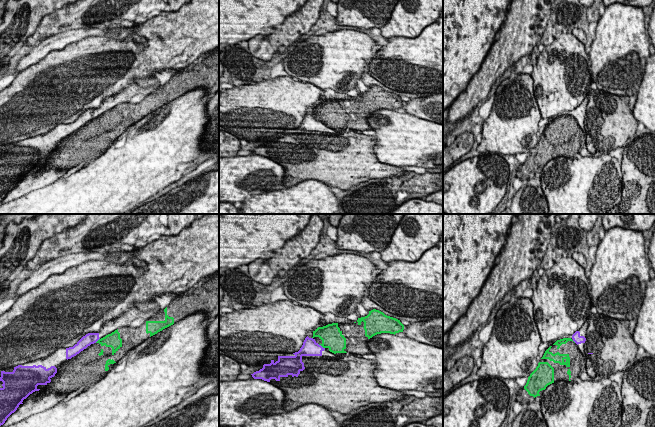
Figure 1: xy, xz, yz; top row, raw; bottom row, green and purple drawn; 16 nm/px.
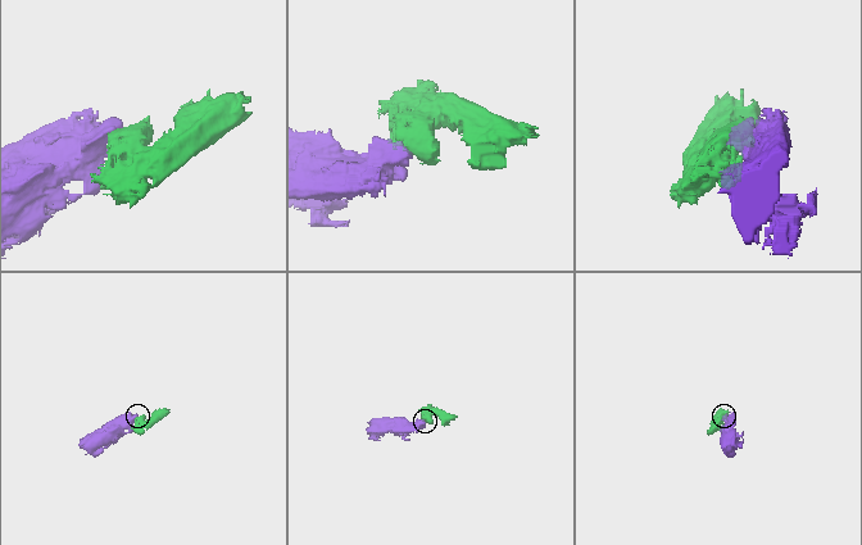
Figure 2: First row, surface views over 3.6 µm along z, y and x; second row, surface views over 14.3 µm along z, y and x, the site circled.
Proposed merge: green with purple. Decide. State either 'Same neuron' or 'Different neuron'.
Different neuron

